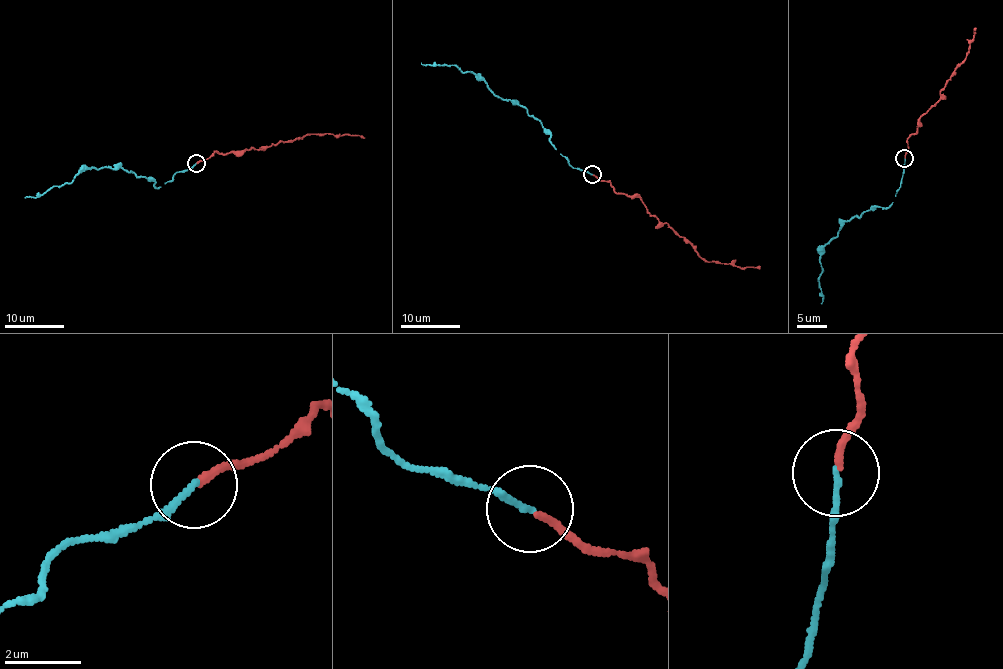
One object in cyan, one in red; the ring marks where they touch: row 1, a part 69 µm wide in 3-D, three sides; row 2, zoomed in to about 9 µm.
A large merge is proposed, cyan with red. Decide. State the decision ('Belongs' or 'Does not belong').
Belongs

